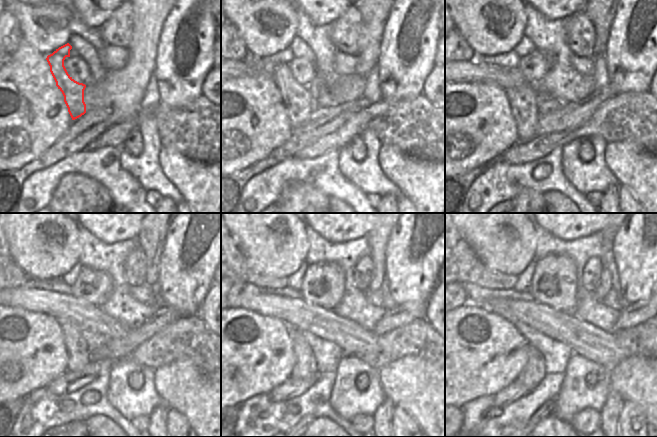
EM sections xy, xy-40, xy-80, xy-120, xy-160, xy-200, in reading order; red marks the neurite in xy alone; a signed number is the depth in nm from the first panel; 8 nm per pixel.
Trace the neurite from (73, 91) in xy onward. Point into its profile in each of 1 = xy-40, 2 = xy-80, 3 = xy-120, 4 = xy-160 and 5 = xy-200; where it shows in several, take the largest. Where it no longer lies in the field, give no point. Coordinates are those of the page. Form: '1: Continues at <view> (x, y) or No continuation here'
1: Continues at xy-40 (299, 103)
2: Continues at xy-80 (522, 100)
3: Continues at xy-120 (76, 345)
4: Continues at xy-160 (305, 366)
5: Continues at xy-200 (533, 372)

